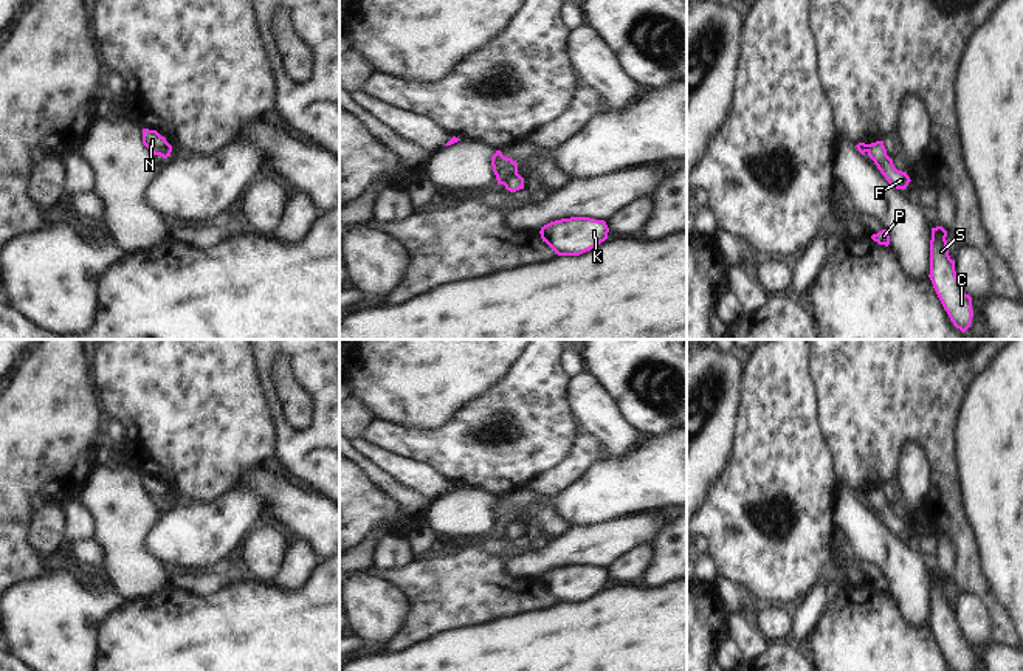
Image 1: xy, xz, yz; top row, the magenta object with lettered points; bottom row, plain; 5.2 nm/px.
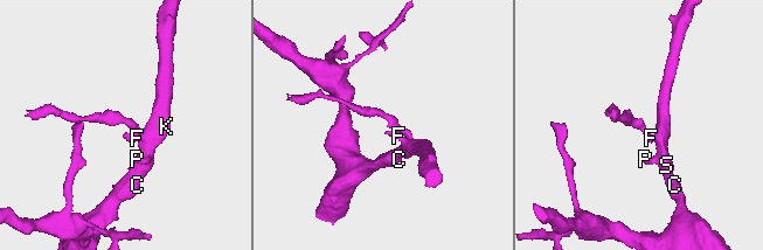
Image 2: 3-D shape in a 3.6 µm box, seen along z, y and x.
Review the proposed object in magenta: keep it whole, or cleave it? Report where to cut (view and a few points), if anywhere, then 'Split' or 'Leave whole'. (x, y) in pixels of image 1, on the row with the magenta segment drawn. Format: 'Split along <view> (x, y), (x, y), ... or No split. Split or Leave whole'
Split along xz (516, 172), (502, 183). Split.

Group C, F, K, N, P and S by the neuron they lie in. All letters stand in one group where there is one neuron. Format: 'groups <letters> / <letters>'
groups C F K P S / N

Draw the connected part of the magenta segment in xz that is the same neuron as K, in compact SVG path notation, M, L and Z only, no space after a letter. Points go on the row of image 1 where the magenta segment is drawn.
M570 217L550 222L539 231L558 256L580 256L608 239L609 228L604 220Z

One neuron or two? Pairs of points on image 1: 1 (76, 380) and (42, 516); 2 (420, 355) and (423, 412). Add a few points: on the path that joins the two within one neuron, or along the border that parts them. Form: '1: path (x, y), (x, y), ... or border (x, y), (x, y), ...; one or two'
1: border (34, 510), (27, 529), (28, 546); two
2: path (419, 369), (423, 399); one

